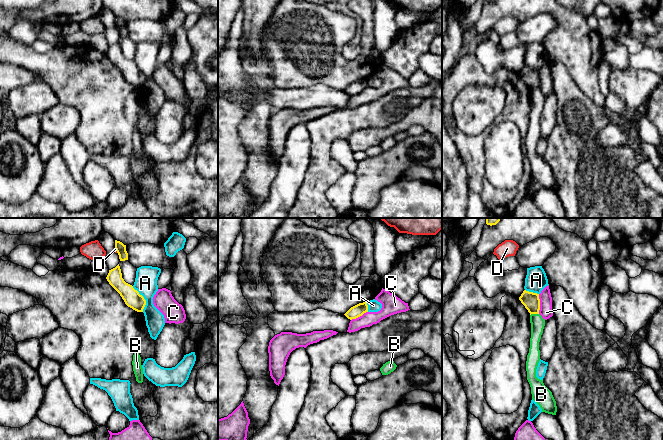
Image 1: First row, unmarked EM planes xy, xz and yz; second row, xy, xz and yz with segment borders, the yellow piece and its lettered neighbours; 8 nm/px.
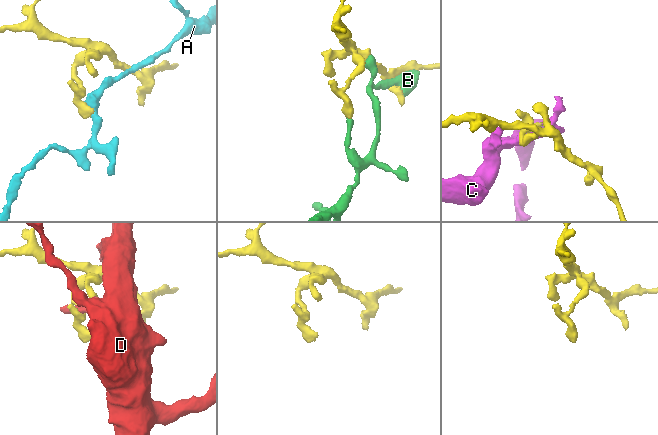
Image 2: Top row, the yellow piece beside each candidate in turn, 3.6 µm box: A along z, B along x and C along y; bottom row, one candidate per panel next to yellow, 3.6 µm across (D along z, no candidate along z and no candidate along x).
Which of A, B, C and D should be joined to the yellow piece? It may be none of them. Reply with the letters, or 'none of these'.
none of these

